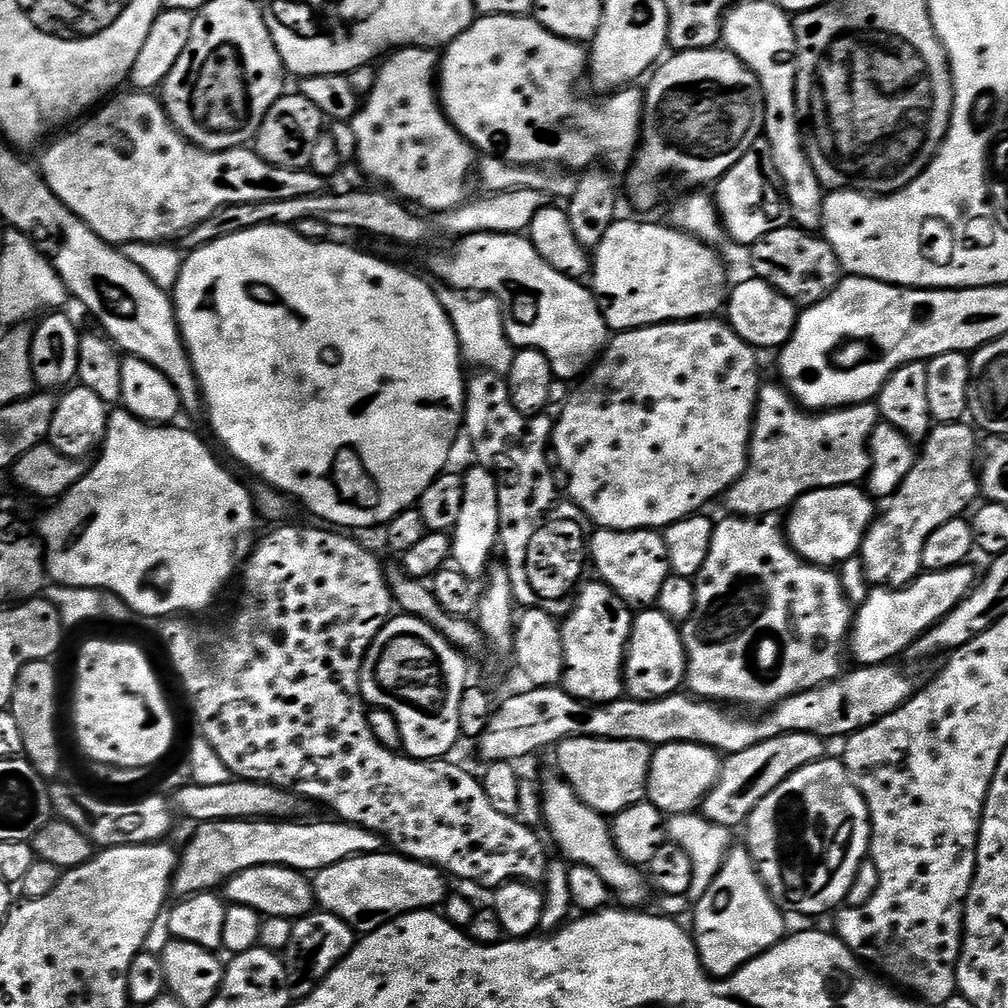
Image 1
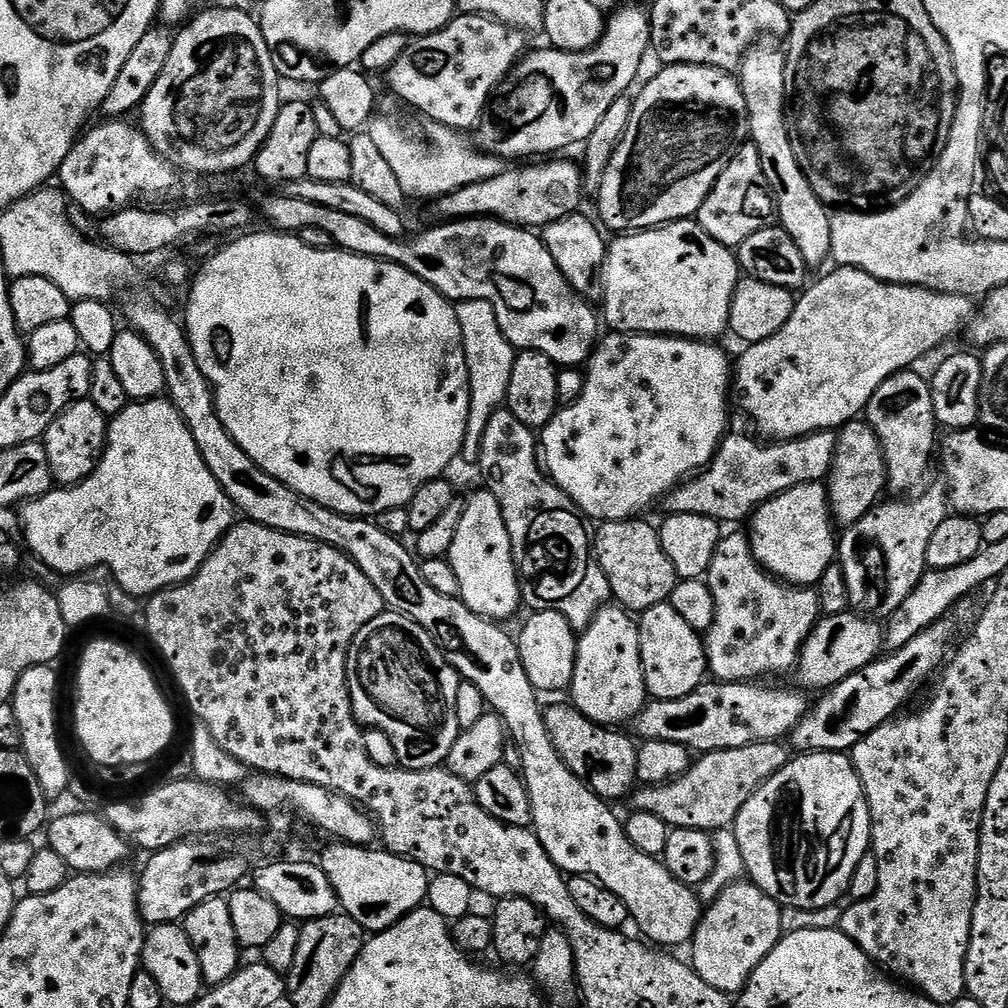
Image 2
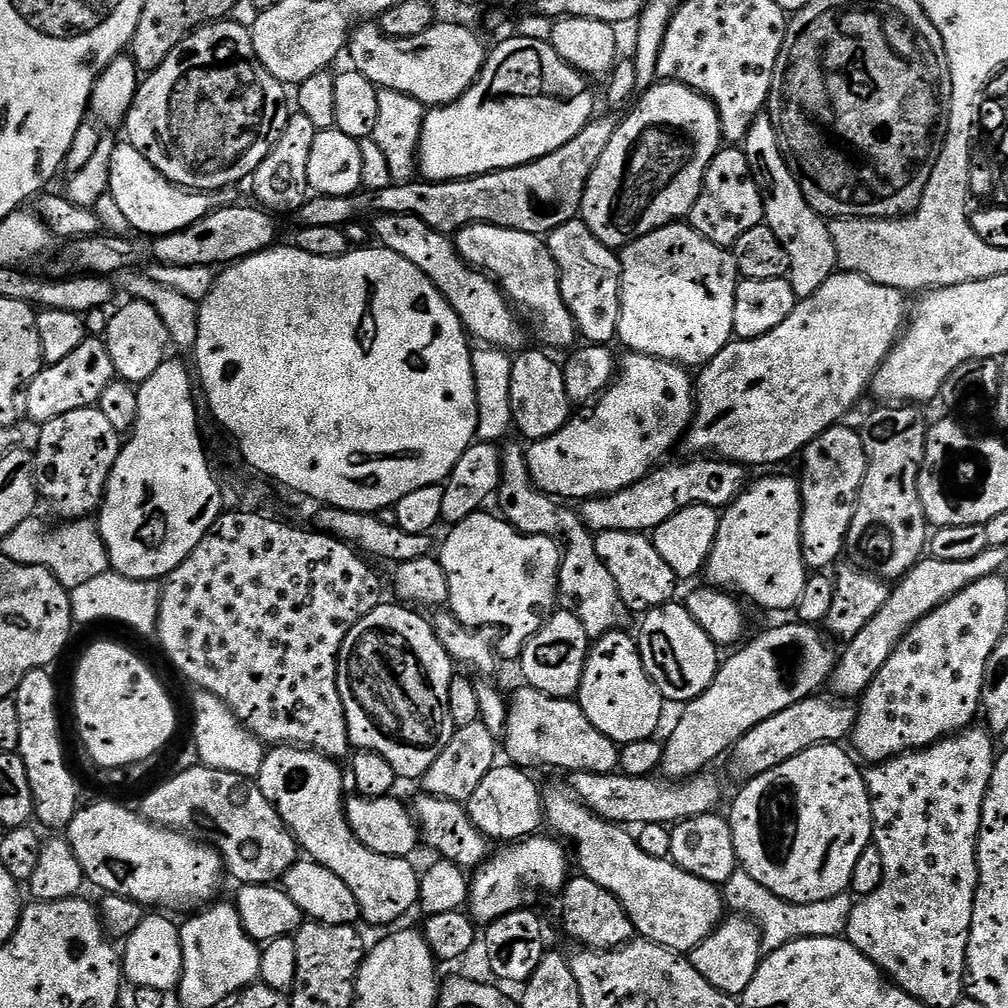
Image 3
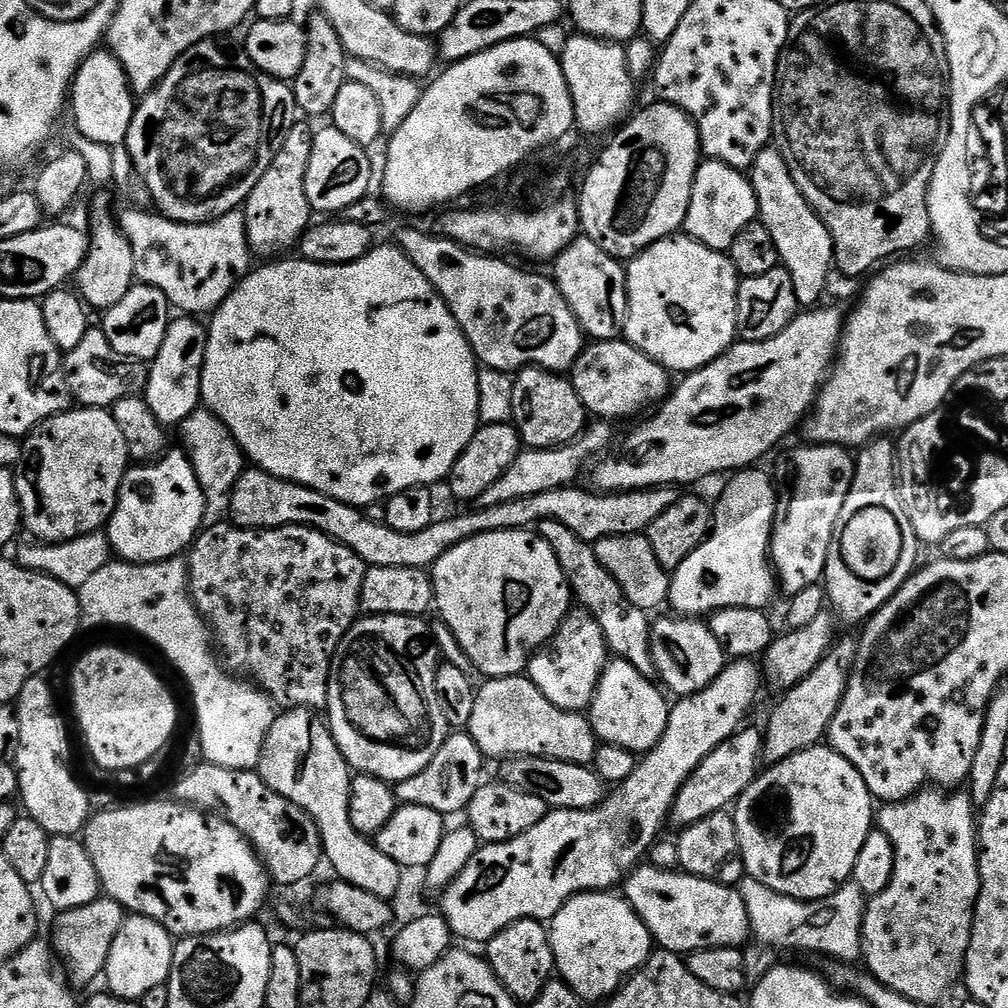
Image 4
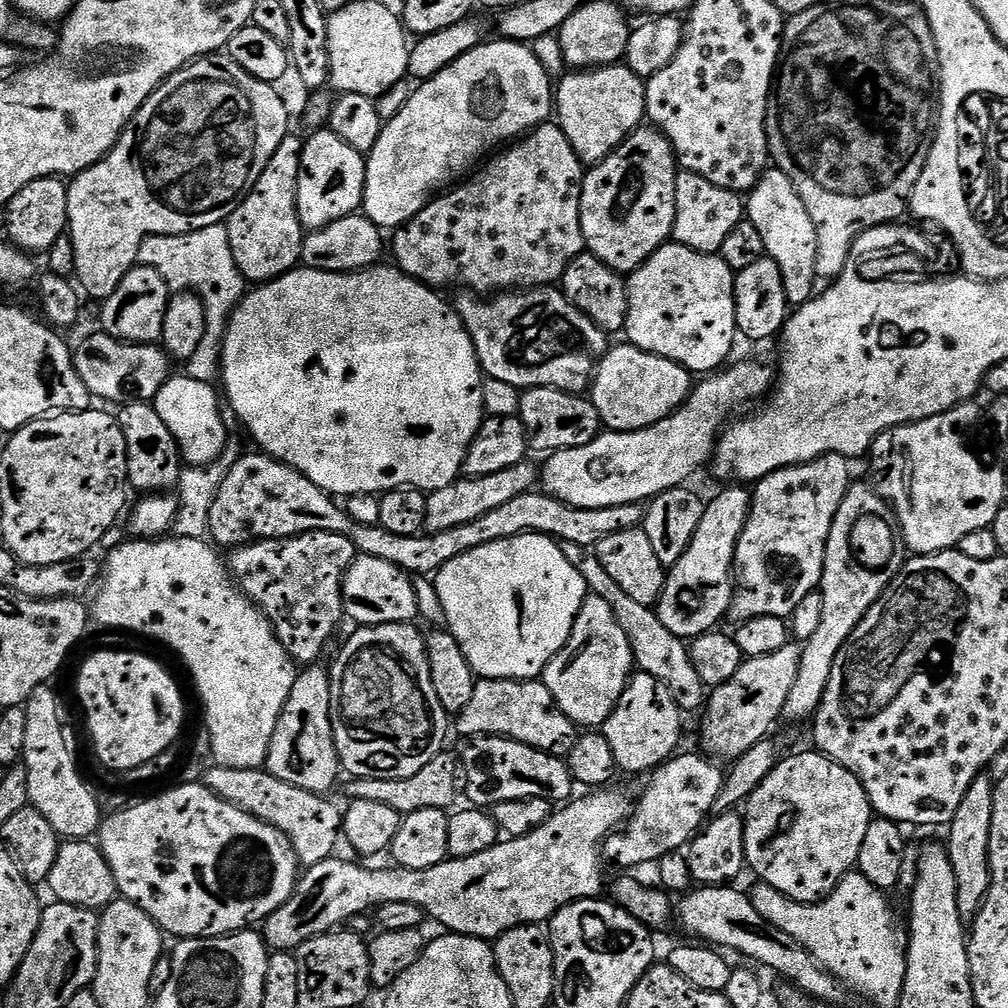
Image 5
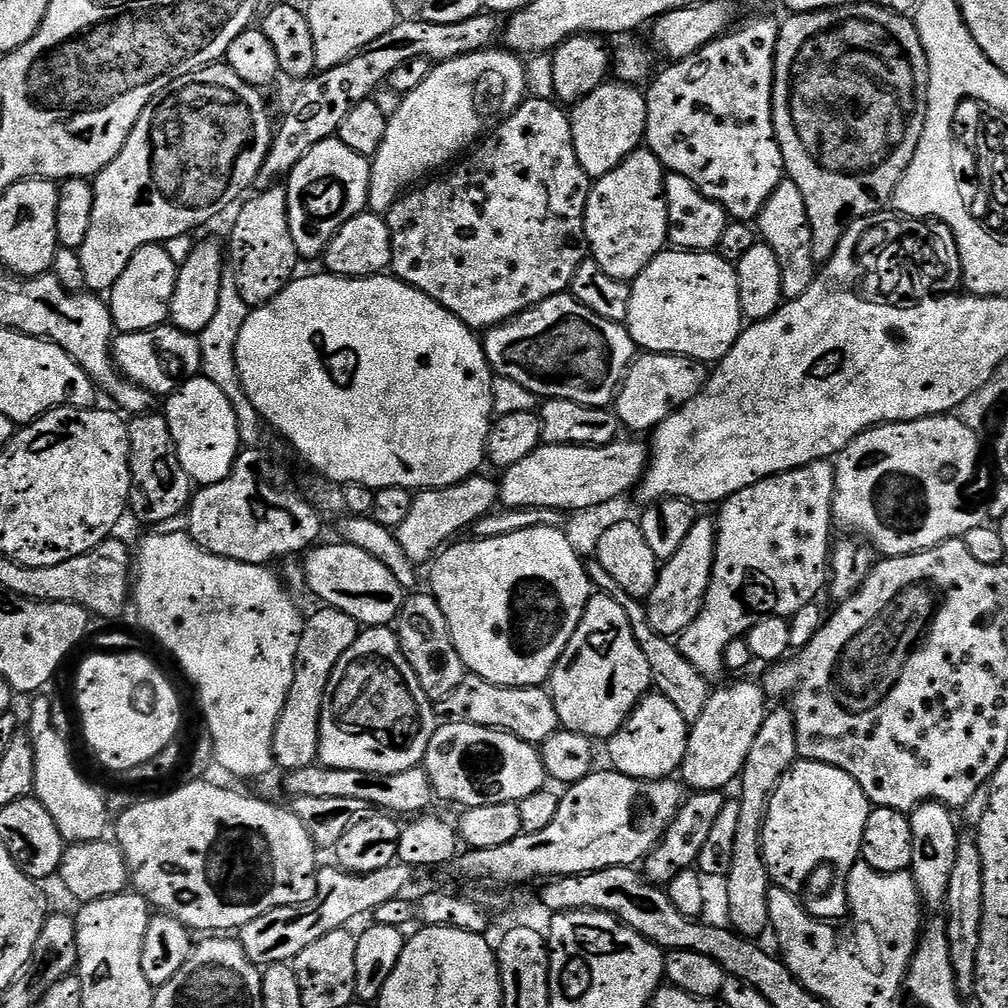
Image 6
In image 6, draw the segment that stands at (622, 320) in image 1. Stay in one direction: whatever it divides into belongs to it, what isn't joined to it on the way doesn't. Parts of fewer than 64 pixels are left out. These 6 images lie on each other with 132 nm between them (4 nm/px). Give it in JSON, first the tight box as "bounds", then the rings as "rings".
{"bounds":[626,250,742,362],"rings":[[[665,250],[658,253],[646,266],[646,270],[642,270],[642,274],[631,281],[630,287],[630,310],[628,311],[628,319],[626,327],[632,341],[636,344],[637,349],[649,352],[666,352],[670,356],[688,356],[692,360],[701,362],[719,362],[725,354],[734,346],[734,342],[739,338],[742,331],[742,317],[740,314],[740,299],[738,298],[738,278],[736,277],[736,269],[731,264],[727,264],[721,256],[716,255],[715,251],[710,252],[686,252],[683,250]]]}

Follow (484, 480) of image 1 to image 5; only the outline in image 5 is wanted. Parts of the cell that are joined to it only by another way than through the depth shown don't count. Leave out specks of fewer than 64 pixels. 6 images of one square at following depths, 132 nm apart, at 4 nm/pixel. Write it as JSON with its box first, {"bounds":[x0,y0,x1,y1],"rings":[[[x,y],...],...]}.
{"bounds":[434,532,590,680],"rings":[[[523,532],[521,536],[490,542],[486,546],[478,546],[478,550],[458,554],[458,558],[446,562],[446,566],[442,566],[439,572],[435,573],[434,583],[438,590],[438,598],[442,602],[447,631],[451,632],[452,637],[458,642],[458,646],[466,658],[466,662],[472,667],[473,673],[485,680],[537,679],[543,673],[545,666],[559,654],[562,646],[566,646],[566,642],[570,638],[570,630],[582,610],[582,602],[590,594],[588,583],[582,578],[579,570],[570,562],[570,558],[566,558],[566,554],[562,554],[559,543],[553,537],[543,536],[537,532]]]}

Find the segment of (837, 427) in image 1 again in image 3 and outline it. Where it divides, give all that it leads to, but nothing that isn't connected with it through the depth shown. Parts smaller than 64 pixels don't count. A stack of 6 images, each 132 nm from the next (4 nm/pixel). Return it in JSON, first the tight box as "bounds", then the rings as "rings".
{"bounds":[578,458,750,534],"rings":[[[692,458],[689,464],[668,464],[643,476],[634,486],[612,492],[609,496],[594,496],[579,505],[578,515],[585,528],[593,534],[601,532],[642,532],[651,534],[666,518],[674,518],[678,510],[701,504],[723,510],[743,494],[750,483],[749,469],[719,458]]]}

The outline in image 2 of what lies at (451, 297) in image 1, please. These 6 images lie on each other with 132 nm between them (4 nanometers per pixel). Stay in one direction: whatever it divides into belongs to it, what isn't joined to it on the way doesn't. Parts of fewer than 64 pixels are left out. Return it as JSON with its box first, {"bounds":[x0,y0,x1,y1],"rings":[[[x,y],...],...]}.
{"bounds":[455,300,517,466],"rings":[[[461,300],[455,305],[458,326],[462,326],[462,346],[466,354],[466,370],[470,386],[470,414],[466,418],[466,438],[459,459],[472,466],[479,465],[482,438],[494,414],[505,407],[510,390],[510,374],[514,371],[517,349],[502,334],[494,306],[481,300]]]}

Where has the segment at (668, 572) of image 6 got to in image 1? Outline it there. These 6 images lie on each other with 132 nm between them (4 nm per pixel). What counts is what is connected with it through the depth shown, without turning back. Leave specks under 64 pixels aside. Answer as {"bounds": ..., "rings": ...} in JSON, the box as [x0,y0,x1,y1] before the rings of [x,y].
{"bounds":[786,484,877,566],"rings":[[[847,484],[819,488],[800,496],[786,516],[788,543],[811,564],[839,566],[859,553],[864,535],[877,515],[873,497],[863,487]]]}

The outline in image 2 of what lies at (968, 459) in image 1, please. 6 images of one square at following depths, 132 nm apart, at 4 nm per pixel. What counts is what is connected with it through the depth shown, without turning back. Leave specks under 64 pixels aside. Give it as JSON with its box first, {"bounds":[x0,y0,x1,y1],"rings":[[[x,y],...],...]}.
{"bounds":[838,487,950,618],"rings":[[[925,487],[923,491],[916,494],[921,494],[921,496],[892,498],[889,504],[881,503],[861,520],[843,529],[844,536],[842,532],[838,540],[838,563],[842,574],[846,574],[849,605],[859,615],[876,618],[881,612],[881,617],[890,617],[900,609],[902,602],[906,602],[906,598],[910,598],[910,594],[919,586],[926,571],[926,546],[930,546],[930,534],[934,534],[934,530],[938,530],[938,526],[942,526],[942,522],[950,514],[947,491],[943,487],[927,488]]]}

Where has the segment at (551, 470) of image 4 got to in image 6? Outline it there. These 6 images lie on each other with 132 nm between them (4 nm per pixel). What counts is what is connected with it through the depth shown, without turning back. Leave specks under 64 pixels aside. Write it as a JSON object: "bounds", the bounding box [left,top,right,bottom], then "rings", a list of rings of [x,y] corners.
{"bounds":[394,474,497,565],"rings":[[[484,474],[471,476],[469,480],[463,480],[449,488],[420,490],[413,495],[410,514],[395,528],[394,535],[413,564],[427,565],[453,539],[451,536],[455,532],[460,532],[463,528],[471,529],[481,518],[493,511],[497,504],[497,481],[487,480]]]}

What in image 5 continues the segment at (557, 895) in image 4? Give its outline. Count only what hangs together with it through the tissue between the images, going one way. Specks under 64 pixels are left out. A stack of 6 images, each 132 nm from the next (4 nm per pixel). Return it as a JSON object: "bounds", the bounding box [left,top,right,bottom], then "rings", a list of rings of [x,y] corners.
{"bounds":[262,787,634,951],"rings":[[[616,787],[589,791],[589,796],[584,796],[581,800],[573,799],[557,807],[548,821],[530,834],[501,839],[481,853],[449,858],[426,870],[410,870],[399,866],[368,870],[359,863],[351,864],[339,856],[328,857],[305,869],[297,879],[295,890],[287,903],[264,921],[262,935],[265,944],[273,951],[295,951],[302,942],[333,931],[343,925],[340,923],[354,919],[359,912],[371,913],[390,902],[414,902],[414,906],[423,910],[429,921],[437,920],[444,927],[441,929],[457,936],[476,936],[479,940],[489,942],[495,941],[497,936],[519,924],[543,925],[551,921],[558,909],[575,900],[591,900],[601,895],[604,872],[600,869],[600,860],[602,861],[604,842],[627,821],[634,807],[633,797],[628,797],[622,789]]]}

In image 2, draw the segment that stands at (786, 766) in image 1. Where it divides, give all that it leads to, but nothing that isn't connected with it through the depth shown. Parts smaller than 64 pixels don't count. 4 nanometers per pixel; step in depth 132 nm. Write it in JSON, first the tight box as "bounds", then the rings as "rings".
{"bounds":[631,742,790,834],"rings":[[[780,742],[770,744],[751,744],[730,750],[705,752],[700,760],[693,763],[676,780],[666,784],[640,786],[631,793],[632,808],[637,812],[658,814],[669,829],[693,828],[709,834],[719,828],[735,825],[742,806],[778,770],[782,770],[790,759],[790,752]]]}

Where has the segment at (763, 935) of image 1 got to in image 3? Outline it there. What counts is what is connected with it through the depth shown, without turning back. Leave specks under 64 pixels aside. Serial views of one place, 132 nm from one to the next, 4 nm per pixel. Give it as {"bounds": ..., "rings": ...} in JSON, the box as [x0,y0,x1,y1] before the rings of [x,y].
{"bounds":[690,914,762,998],"rings":[[[732,914],[720,921],[720,925],[705,940],[693,948],[690,959],[694,970],[722,994],[739,998],[746,986],[754,982],[754,974],[760,969],[762,959],[762,937],[760,925],[744,914]]]}

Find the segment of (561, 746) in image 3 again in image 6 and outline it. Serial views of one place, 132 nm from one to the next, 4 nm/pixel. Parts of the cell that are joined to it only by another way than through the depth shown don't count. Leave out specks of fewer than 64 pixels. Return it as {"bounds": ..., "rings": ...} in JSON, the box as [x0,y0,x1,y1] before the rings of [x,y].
{"bounds":[435,674,561,744],"rings":[[[466,674],[462,682],[446,698],[435,701],[437,721],[449,724],[473,724],[497,728],[499,732],[514,734],[514,738],[522,738],[522,742],[544,744],[546,738],[561,731],[558,710],[554,706],[549,689],[544,686],[535,688],[511,688],[501,684],[492,684],[481,676]]]}

